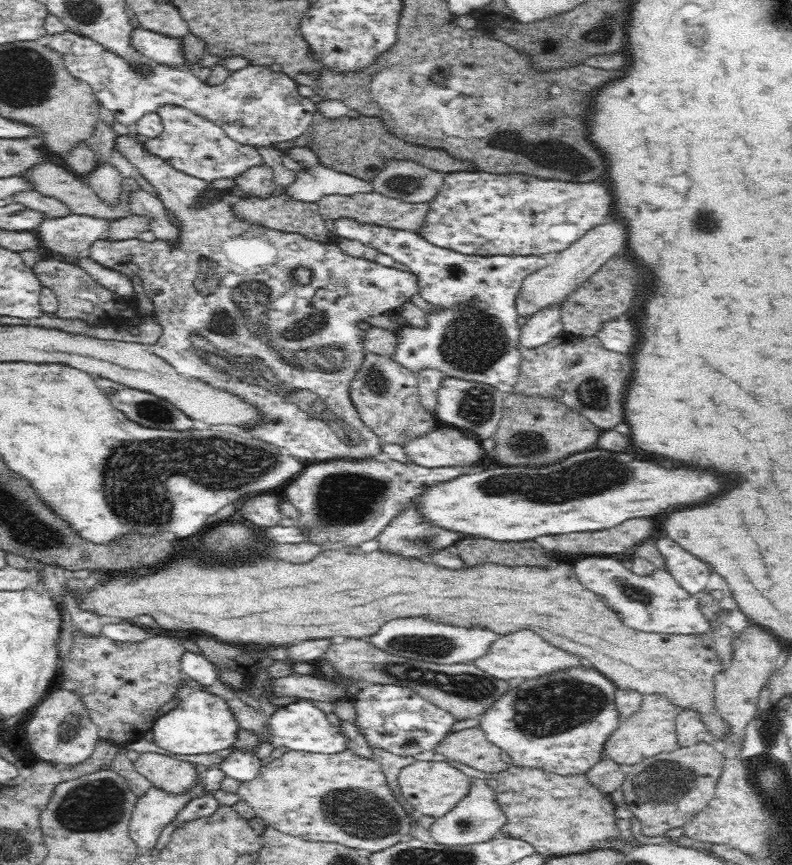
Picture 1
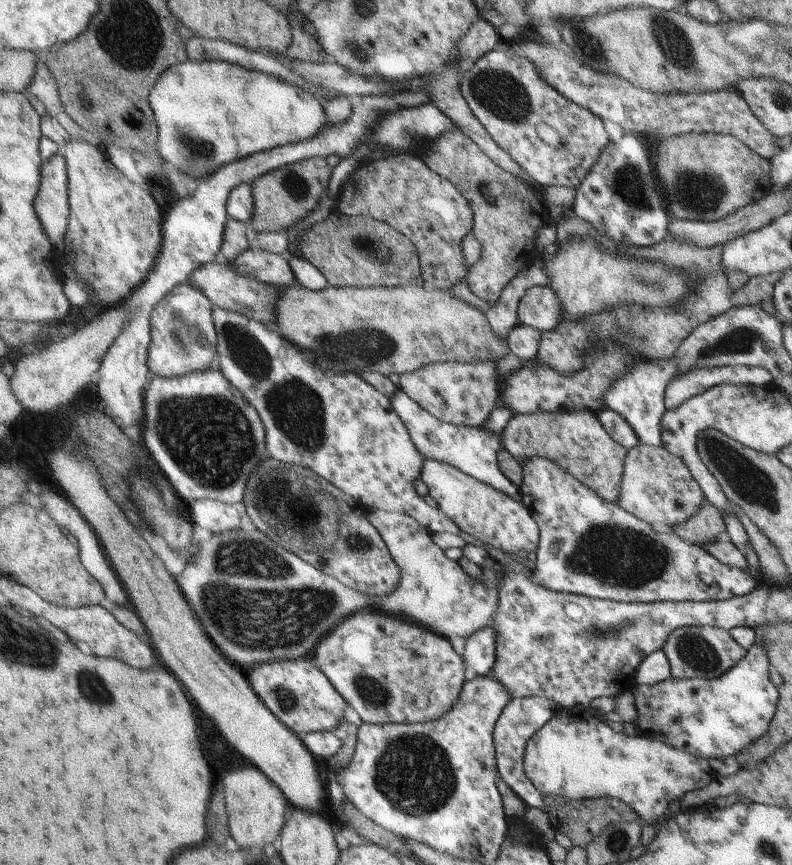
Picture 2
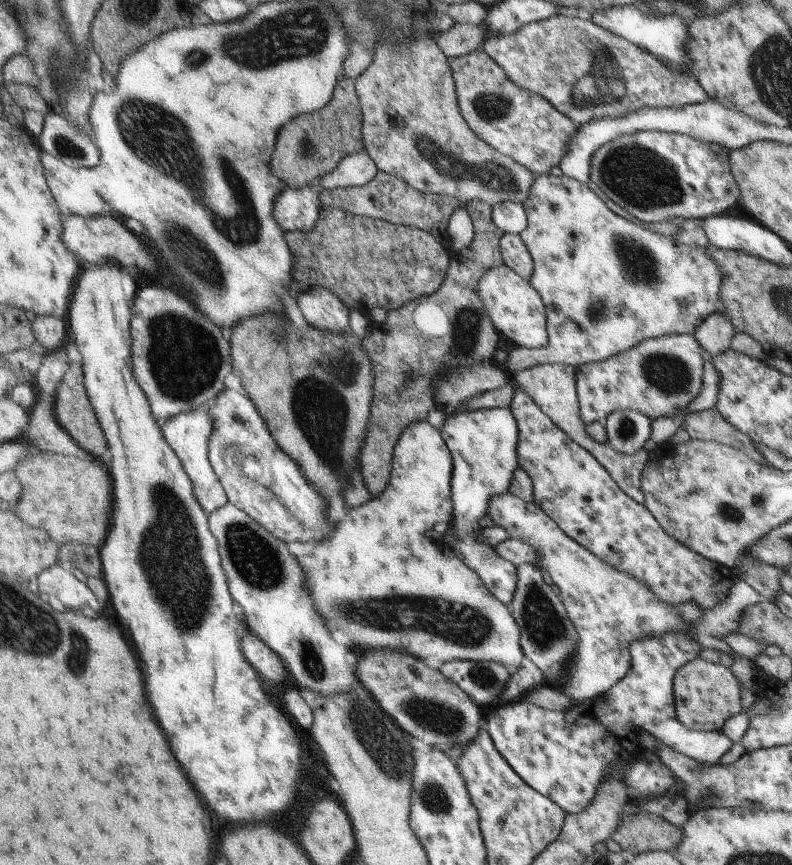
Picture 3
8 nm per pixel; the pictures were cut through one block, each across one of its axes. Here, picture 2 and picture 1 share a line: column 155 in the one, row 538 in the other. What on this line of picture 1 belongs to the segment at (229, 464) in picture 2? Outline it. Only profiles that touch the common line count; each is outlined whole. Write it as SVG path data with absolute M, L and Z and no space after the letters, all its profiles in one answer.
M406 508L388 523L376 540L380 550L420 560L434 550L452 546L460 538L456 532L428 526L418 511Z

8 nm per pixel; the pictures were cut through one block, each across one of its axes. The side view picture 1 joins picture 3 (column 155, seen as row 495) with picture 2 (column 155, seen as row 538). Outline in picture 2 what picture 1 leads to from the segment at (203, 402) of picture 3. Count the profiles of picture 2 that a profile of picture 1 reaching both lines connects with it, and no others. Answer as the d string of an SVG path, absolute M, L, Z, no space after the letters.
M184 283L155 307L151 314L153 344L149 358L152 376L183 376L217 365L218 329L214 321L214 306L199 287Z

